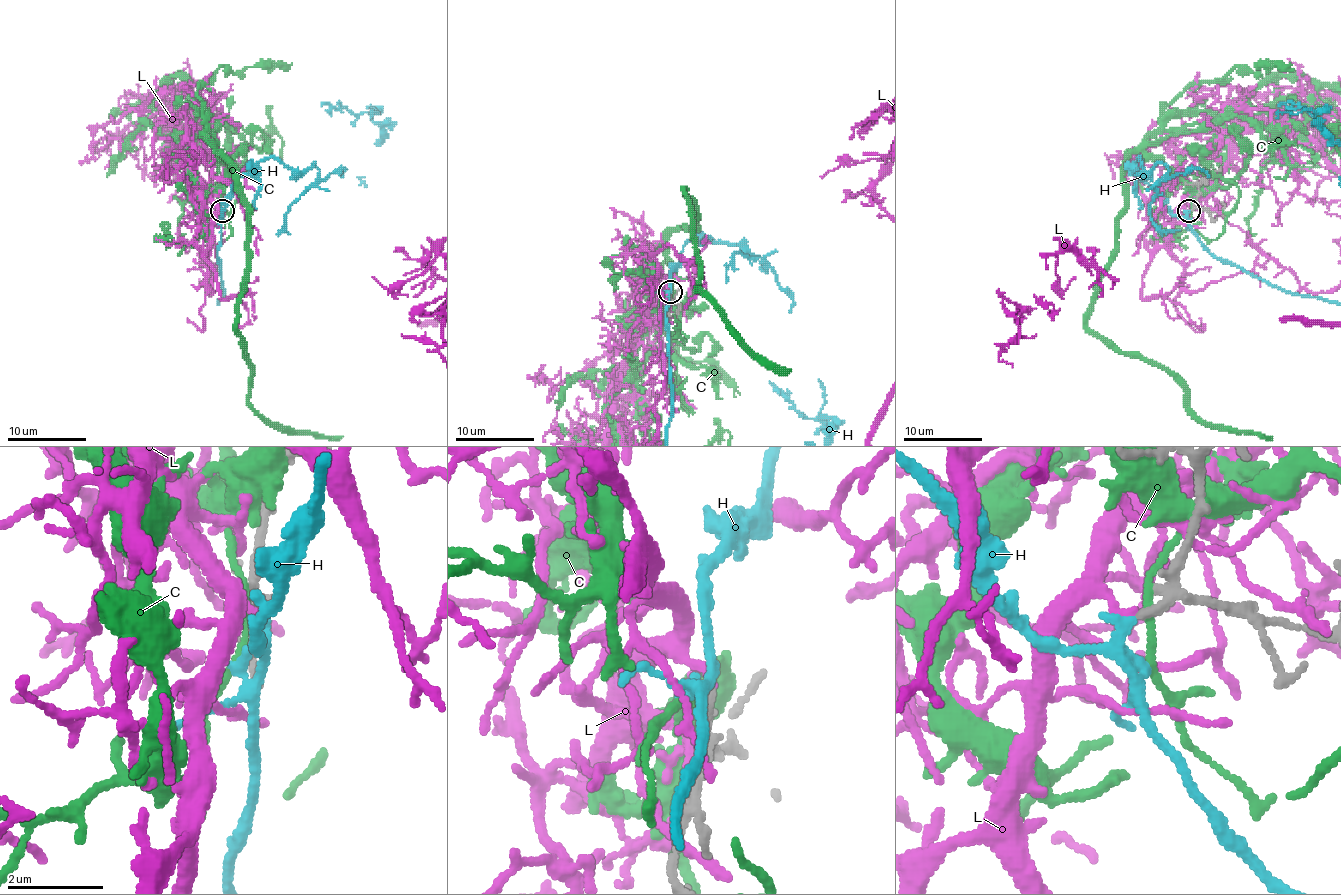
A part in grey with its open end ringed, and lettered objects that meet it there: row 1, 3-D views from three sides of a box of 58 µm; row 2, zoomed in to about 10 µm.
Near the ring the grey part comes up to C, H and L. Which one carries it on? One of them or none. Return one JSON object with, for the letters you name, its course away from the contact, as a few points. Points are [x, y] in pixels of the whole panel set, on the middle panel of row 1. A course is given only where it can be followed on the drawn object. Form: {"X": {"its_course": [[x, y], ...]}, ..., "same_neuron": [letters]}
{"same_neuron": ["H"]}

